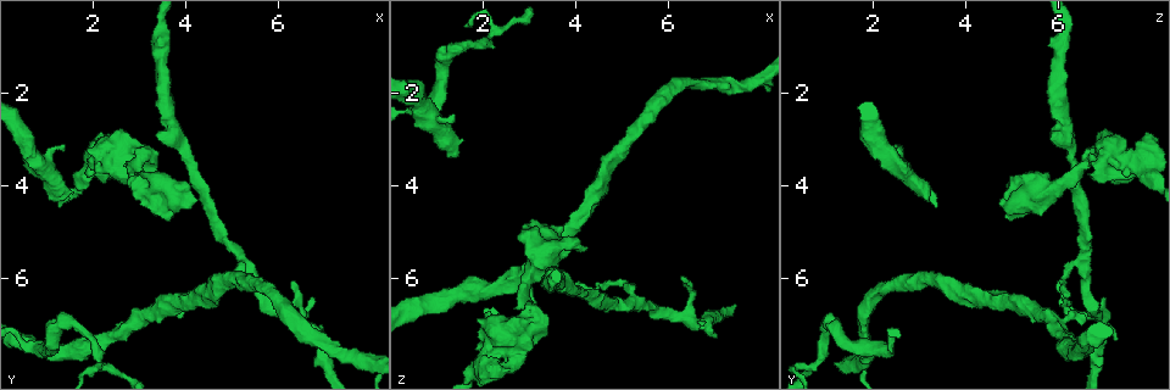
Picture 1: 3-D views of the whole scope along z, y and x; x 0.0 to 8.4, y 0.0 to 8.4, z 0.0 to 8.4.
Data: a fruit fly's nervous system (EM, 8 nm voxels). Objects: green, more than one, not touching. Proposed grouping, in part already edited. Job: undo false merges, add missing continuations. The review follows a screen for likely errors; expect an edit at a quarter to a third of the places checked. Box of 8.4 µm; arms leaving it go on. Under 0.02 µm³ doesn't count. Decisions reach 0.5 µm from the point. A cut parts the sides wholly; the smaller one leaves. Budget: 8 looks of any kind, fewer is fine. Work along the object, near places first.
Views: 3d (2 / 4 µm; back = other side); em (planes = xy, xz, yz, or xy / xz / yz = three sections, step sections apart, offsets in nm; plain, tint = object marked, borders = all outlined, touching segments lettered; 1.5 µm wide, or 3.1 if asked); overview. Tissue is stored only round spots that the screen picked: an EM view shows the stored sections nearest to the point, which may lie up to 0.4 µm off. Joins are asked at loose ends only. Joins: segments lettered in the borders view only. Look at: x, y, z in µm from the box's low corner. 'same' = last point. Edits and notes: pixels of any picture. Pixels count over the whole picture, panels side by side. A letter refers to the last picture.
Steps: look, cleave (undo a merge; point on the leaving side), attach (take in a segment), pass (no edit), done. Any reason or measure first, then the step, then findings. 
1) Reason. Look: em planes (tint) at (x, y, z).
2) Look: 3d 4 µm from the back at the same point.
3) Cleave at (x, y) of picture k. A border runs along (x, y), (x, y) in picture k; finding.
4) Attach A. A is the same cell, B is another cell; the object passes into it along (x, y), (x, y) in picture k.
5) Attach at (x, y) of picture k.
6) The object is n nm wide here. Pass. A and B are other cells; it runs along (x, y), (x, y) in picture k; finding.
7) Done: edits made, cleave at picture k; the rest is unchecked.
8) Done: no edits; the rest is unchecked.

Thick end. Look: em xy step 4 (borders) at (1.30, 4.50, 3.40).

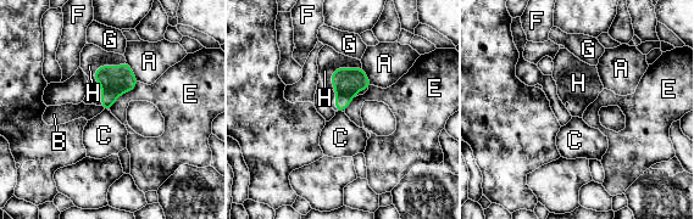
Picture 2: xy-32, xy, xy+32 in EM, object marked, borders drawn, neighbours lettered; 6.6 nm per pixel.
Attach H. H is the same cell, A, B, C, E, F and G are other cells; the object passes into it along (348, 82), (338, 68), (328, 59) in picture 2; it goes on there.

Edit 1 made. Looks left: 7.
Look: 3d 4 µm at (1.80, 7.10, 0.95).

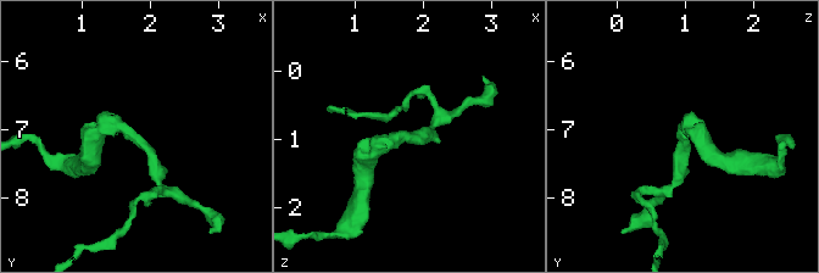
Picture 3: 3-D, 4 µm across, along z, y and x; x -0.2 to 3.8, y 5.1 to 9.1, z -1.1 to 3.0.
Look: em planes (borders) at (1.80, 7.15, 0.95).

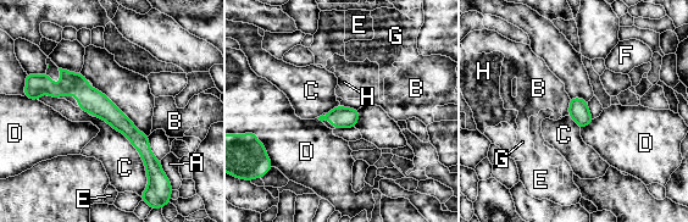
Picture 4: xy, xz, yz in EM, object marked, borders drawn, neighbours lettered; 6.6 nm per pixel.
The object is 140 nm wide here. Pass. A, B, C, D, E, F, G and H are other cells; it runs along (37, 95), (81, 89), (157, 166) in picture 4; continuous, no second cell.

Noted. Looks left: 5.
Done: edits made, attach at picture 2; the rest is unchecked.

